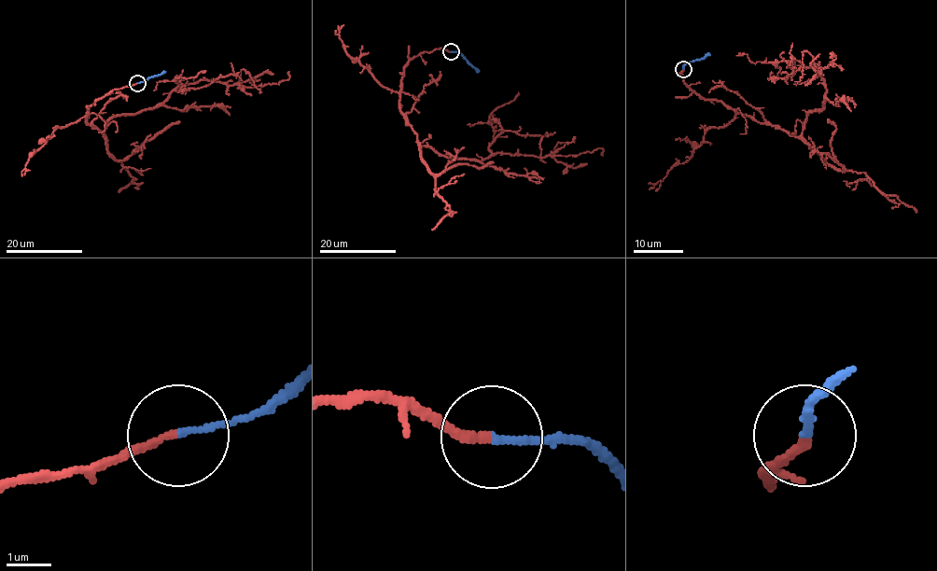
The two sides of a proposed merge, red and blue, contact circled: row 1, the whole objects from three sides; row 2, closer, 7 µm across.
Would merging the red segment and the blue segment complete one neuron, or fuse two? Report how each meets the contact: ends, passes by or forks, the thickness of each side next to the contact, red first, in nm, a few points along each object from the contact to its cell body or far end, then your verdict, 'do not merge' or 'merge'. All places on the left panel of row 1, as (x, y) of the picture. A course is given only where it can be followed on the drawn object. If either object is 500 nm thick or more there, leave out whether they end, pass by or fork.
red ends there; blue ends there; 160 nm thick on the red side, 140 nm on the other; red runs (137, 83), (99, 98), (86, 122), (103, 134), (113, 117), (151, 109), (180, 86), (255, 88), (289, 71); blue runs (137, 83), (165, 71); merge

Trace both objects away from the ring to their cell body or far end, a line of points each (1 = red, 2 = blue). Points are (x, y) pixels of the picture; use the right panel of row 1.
1: (683, 69), (706, 99), (792, 136), (823, 105), (818, 65), (822, 72), (810, 65), (819, 54)
2: (683, 69), (691, 62), (709, 54)

